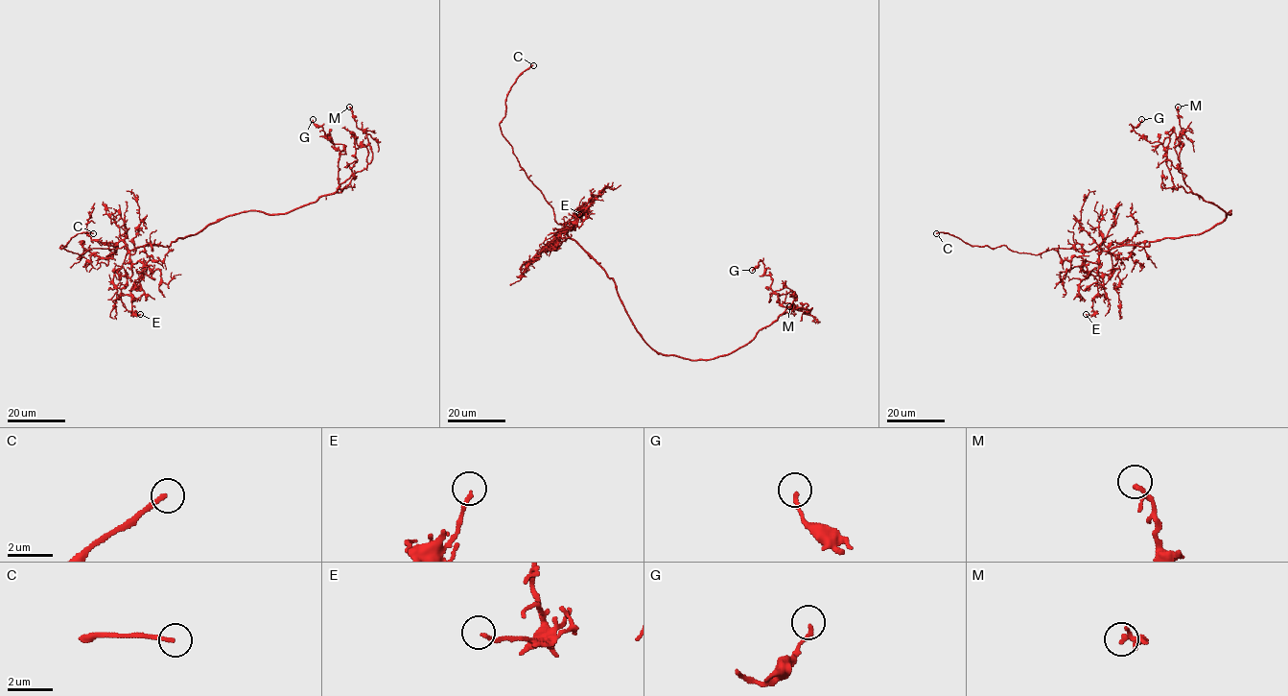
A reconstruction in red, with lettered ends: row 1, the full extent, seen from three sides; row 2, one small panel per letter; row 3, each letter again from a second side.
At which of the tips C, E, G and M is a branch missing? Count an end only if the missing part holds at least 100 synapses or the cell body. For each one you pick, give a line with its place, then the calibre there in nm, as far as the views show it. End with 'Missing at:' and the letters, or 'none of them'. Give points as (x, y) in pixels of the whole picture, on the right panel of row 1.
C: Place: (936, 233). Thickness 180 nm
Missing at: C

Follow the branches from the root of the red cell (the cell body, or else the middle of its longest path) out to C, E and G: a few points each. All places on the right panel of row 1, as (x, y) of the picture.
C: (1187, 235), (1151, 241), (1148, 246), (1052, 248), (1033, 254), (1005, 245), (971, 245), (936, 233)
E: (1187, 235), (1115, 246), (1101, 252), (1097, 263), (1085, 261), (1097, 280), (1093, 313), (1086, 314)
G: (1187, 235), (1209, 230), (1230, 210), (1228, 214), (1176, 188), (1165, 149), (1133, 128), (1141, 119)

